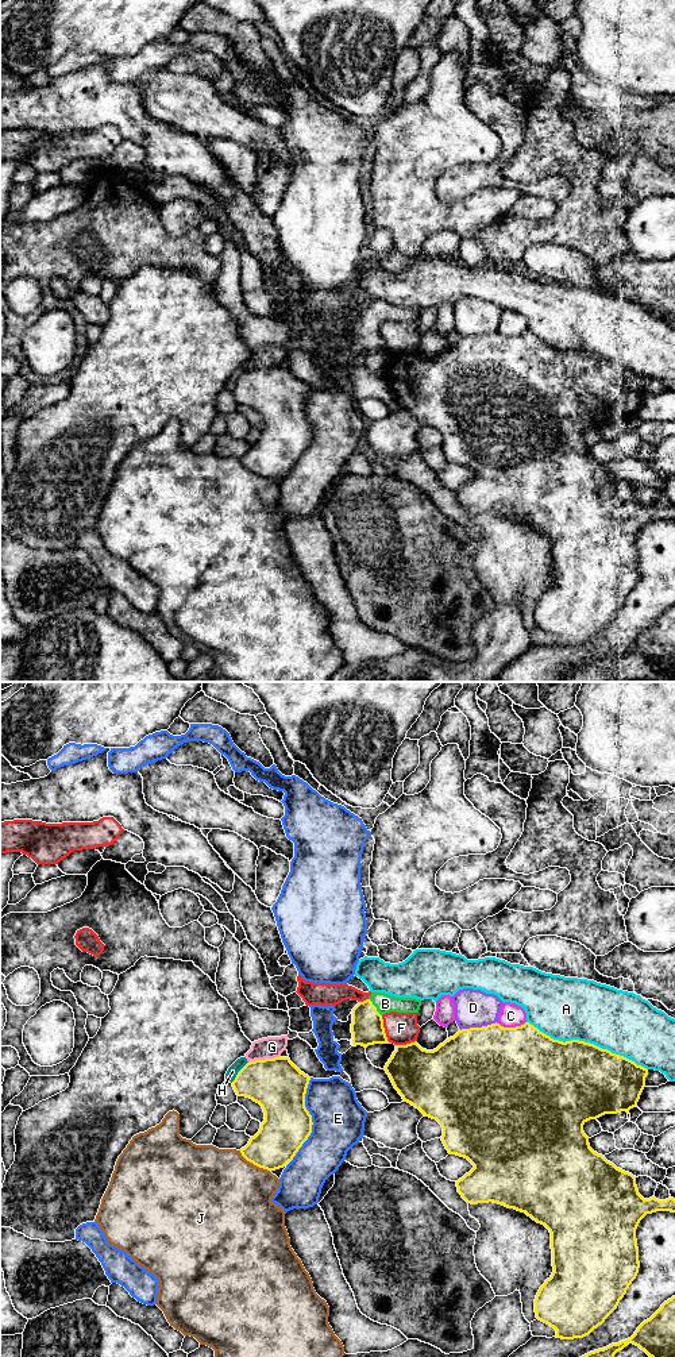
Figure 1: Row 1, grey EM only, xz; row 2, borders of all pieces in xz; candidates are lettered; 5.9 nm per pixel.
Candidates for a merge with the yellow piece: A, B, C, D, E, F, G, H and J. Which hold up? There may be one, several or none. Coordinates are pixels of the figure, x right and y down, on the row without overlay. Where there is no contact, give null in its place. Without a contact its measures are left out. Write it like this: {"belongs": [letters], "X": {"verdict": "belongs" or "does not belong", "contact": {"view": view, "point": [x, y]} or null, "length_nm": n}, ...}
{"belongs": ["B"], "A": {"verdict": "does not belong", "contact": {"view": "xz", "point": [587, 351]}, "length_nm": 800}, "B": {"verdict": "belongs", "contact": {"view": "xz", "point": [375, 316]}, "length_nm": 130}, "C": {"verdict": "does not belong", "contact": {"view": "xz", "point": [510, 336]}, "length_nm": 180}, "D": {"verdict": "does not belong", "contact": {"view": "xz", "point": [478, 336]}, "length_nm": 220}, "E": {"verdict": "does not belong", "contact": {"view": "xz", "point": [311, 428]}, "length_nm": 500}, "F": {"verdict": "does not belong", "contact": {"view": "xz", "point": [384, 339]}, "length_nm": 180}, "G": {"verdict": "does not belong", "contact": {"view": "xz", "point": [265, 367]}, "length_nm": 200}, "H": {"verdict": "does not belong", "contact": {"view": "xz", "point": [238, 381]}, "length_nm": 160}, "J": {"verdict": "does not belong", "contact": {"view": "xz", "point": [254, 473]}, "length_nm": 220}}

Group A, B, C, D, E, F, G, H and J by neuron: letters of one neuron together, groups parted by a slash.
A / B / C / D / E / F / G H / J

